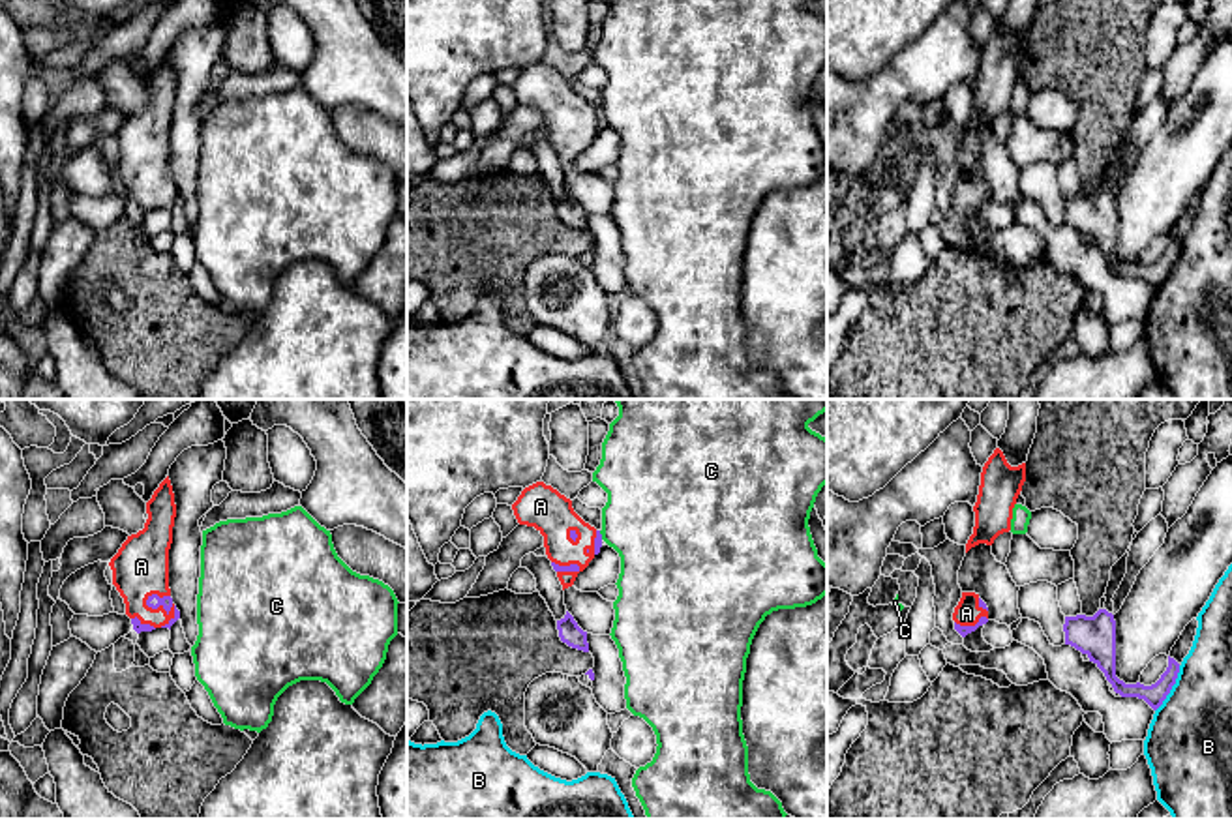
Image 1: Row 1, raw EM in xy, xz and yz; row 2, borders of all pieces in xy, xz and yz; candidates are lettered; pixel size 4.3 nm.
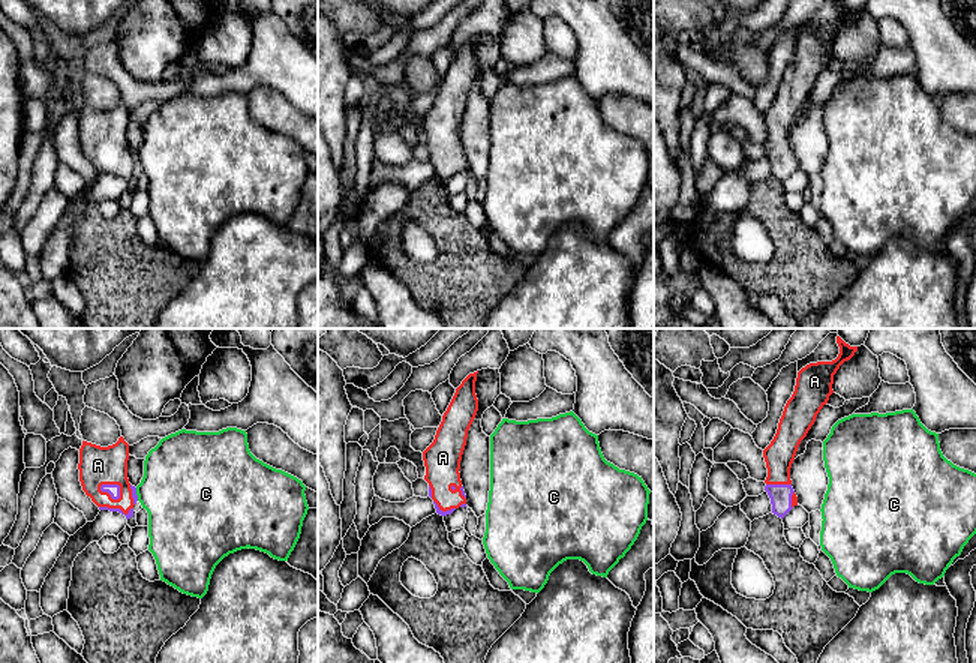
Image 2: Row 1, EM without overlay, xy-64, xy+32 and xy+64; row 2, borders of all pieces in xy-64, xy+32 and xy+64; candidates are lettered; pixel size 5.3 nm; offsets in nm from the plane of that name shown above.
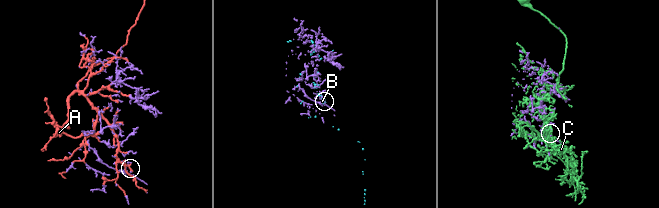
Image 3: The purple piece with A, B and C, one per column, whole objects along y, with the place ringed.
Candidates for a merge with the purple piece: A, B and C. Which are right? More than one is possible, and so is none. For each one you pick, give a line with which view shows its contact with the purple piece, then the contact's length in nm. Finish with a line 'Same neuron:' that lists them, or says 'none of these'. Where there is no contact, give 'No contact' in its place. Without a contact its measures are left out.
A: Touches purple in xy. Shared border 160 nm
Same neuron: A

